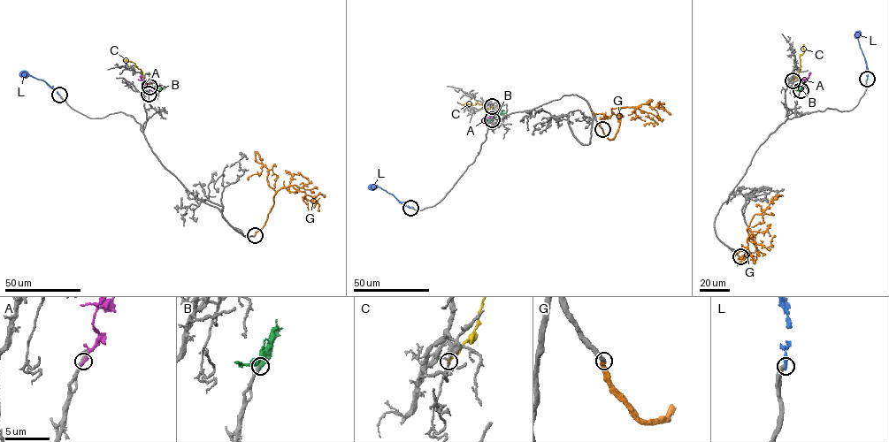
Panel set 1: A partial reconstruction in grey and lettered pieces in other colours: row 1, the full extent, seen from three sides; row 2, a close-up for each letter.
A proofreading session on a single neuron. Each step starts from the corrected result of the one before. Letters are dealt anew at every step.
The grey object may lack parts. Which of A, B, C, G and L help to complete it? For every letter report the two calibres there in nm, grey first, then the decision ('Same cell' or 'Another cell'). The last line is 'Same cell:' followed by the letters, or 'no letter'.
A: Thickness 360 nm (grey) against 320 nm. Another cell
B: Thickness 360 nm (grey) against 440 nm. Same cell
C: Thickness 180 nm (grey) against 200 nm. Another cell
G: Thickness 360 nm (grey) against 440 nm. Same cell
L: Thickness 420 nm (grey) against 420 nm. Another cell
Same cell: B, G

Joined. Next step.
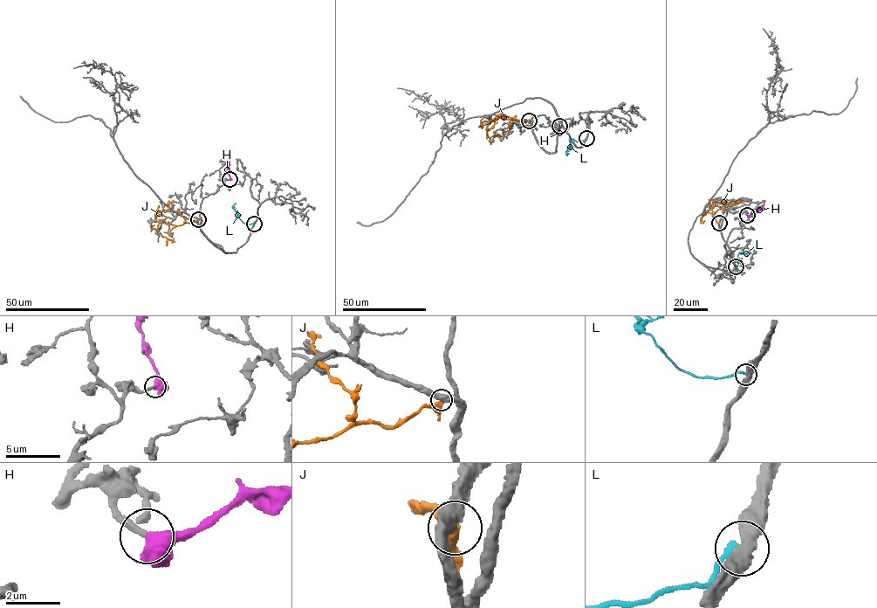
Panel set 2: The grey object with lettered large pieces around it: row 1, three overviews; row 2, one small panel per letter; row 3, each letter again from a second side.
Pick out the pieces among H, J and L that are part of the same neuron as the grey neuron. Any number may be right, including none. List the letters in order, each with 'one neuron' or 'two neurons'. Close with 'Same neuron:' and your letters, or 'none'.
H: one neuron
J: two neurons
L: two neurons
Same neuron: H

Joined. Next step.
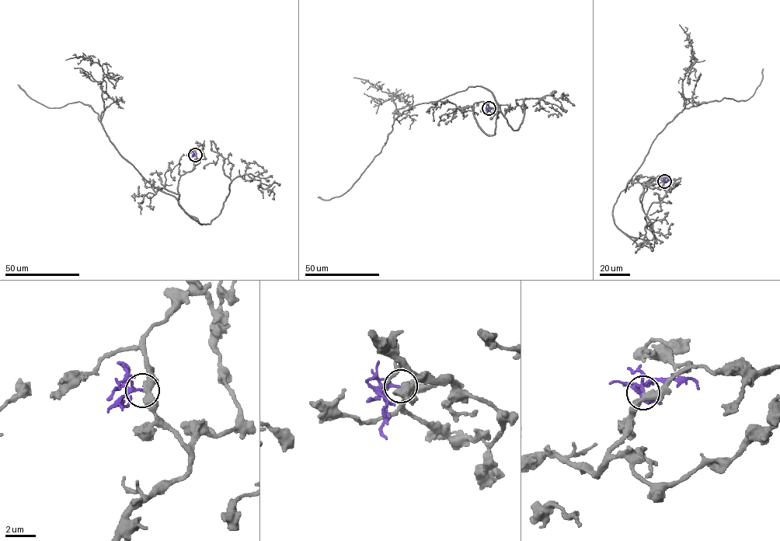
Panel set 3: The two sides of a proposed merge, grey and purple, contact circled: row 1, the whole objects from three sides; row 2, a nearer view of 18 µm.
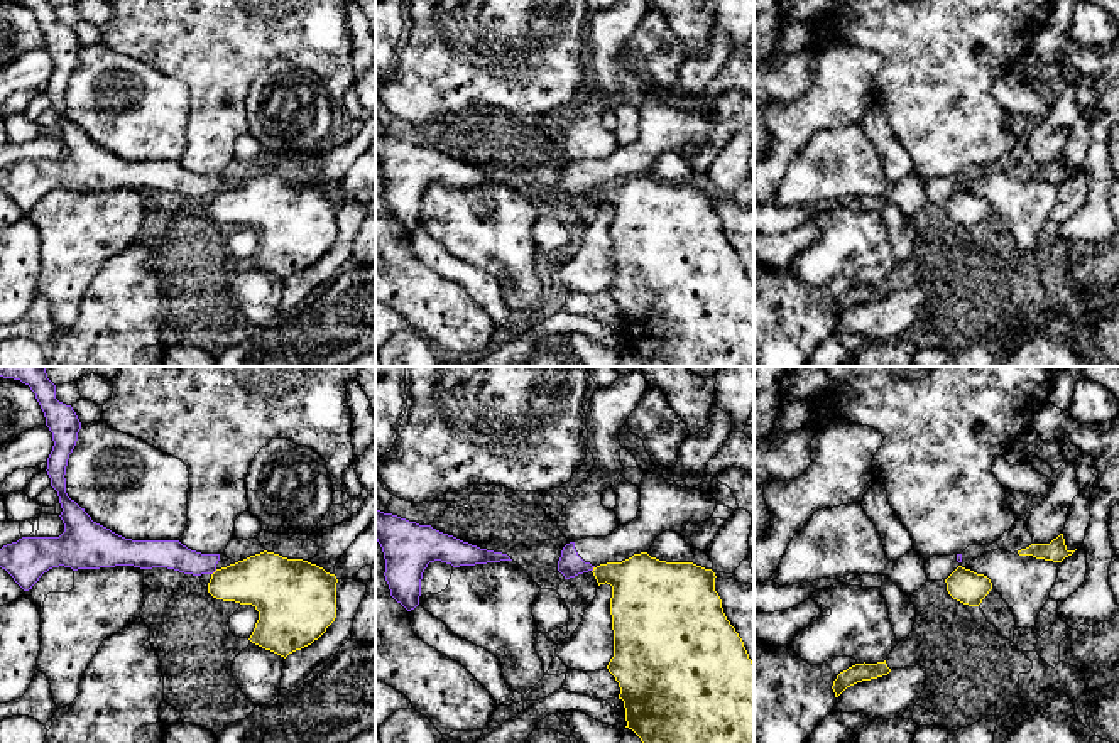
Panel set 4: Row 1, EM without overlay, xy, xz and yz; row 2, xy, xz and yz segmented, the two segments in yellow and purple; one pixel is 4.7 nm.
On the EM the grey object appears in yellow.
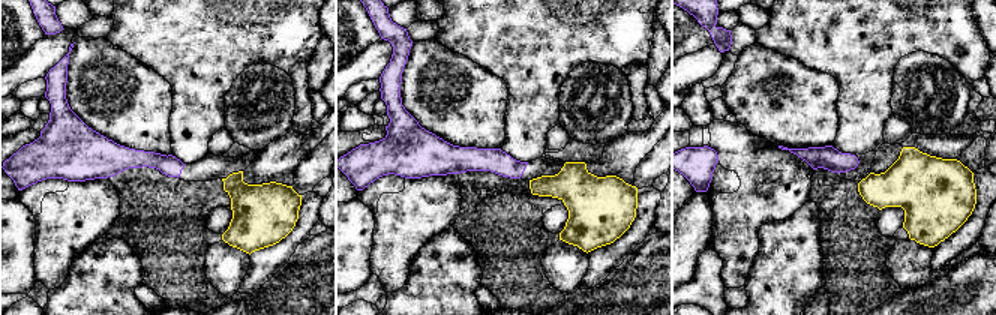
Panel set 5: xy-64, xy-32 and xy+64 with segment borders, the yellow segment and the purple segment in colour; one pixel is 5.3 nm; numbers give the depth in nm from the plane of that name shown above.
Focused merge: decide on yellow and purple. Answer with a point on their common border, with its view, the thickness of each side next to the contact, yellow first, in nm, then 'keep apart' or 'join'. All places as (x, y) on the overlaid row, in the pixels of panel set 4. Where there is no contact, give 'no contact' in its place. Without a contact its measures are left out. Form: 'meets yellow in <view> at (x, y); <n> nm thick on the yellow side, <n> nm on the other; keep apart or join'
meets yellow in xy at (213, 573); 260 nm thick on the yellow side, 140 nm on the other; keep apart

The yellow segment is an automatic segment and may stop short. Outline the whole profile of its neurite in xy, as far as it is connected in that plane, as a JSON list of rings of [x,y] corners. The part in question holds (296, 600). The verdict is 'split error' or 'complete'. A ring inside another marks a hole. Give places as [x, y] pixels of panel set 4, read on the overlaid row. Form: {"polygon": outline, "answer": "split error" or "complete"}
{"polygon": [[[260,552],[216,569],[208,593],[252,605],[259,620],[250,642],[281,657],[318,640],[336,618],[336,576],[303,559]]], "answer": "complete"}

